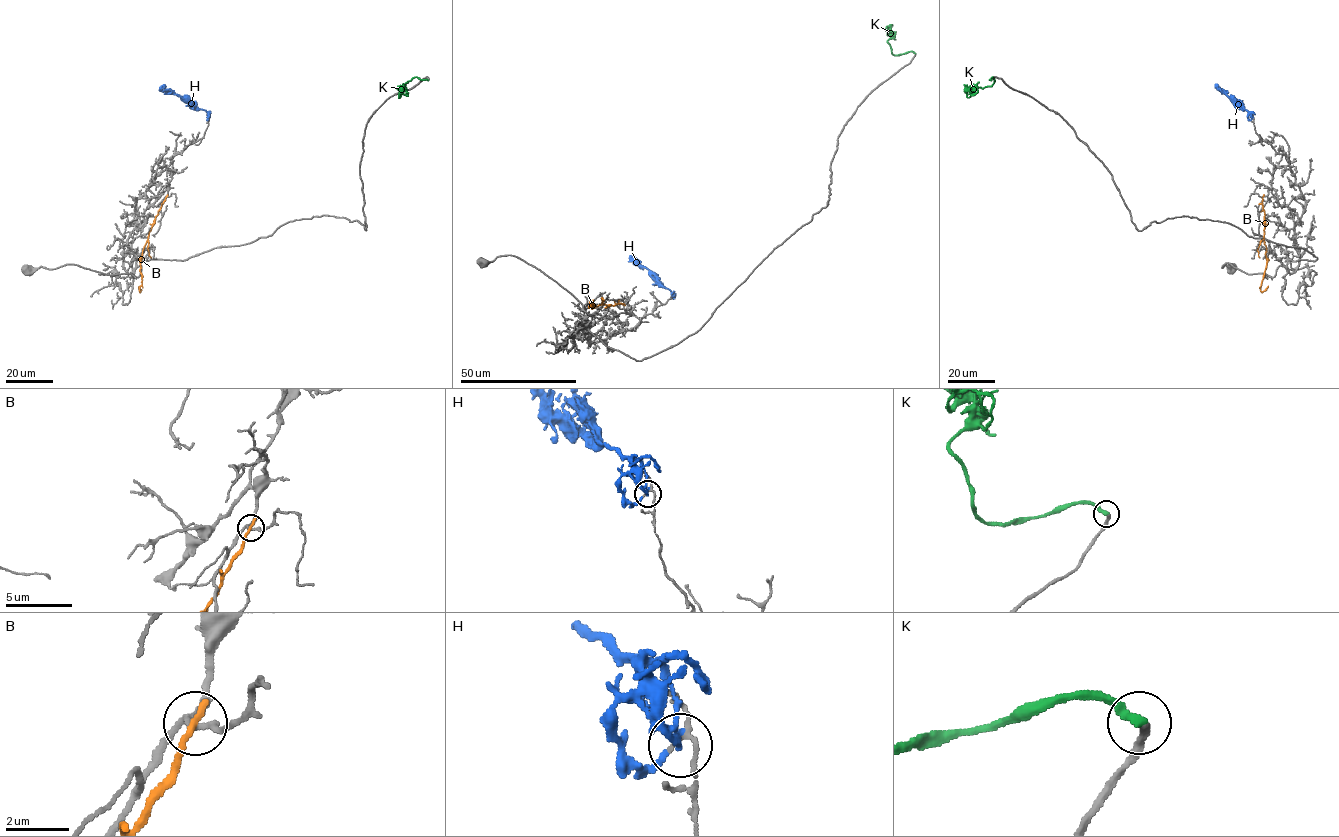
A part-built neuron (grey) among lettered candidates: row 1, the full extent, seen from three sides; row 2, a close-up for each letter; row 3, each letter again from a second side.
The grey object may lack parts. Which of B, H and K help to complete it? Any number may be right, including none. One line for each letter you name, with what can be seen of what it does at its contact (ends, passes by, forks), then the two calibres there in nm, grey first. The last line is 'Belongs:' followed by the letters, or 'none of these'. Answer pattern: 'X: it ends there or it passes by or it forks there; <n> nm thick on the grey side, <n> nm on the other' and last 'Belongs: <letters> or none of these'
K: it ends there; 220 nm thick on the grey side, 240 nm on the other
Belongs: K

